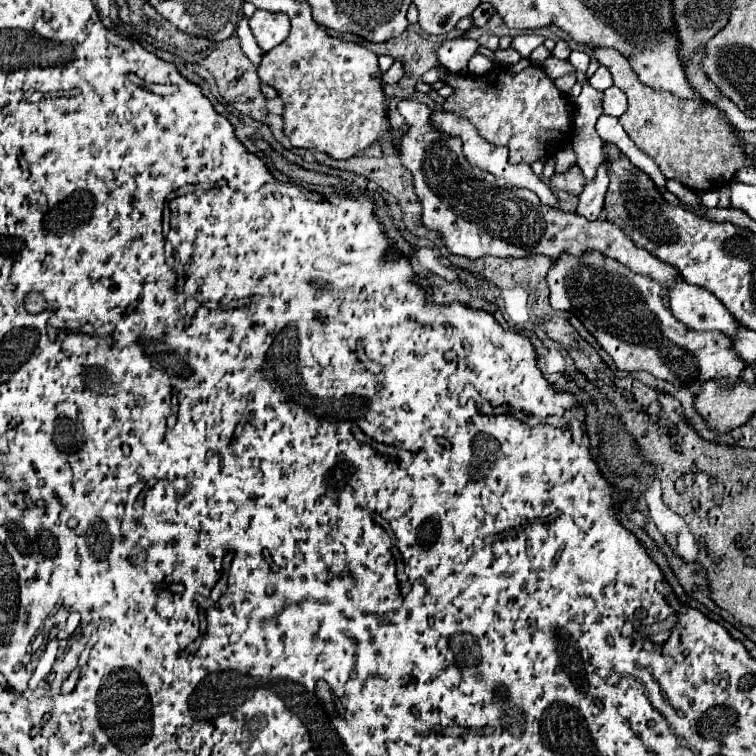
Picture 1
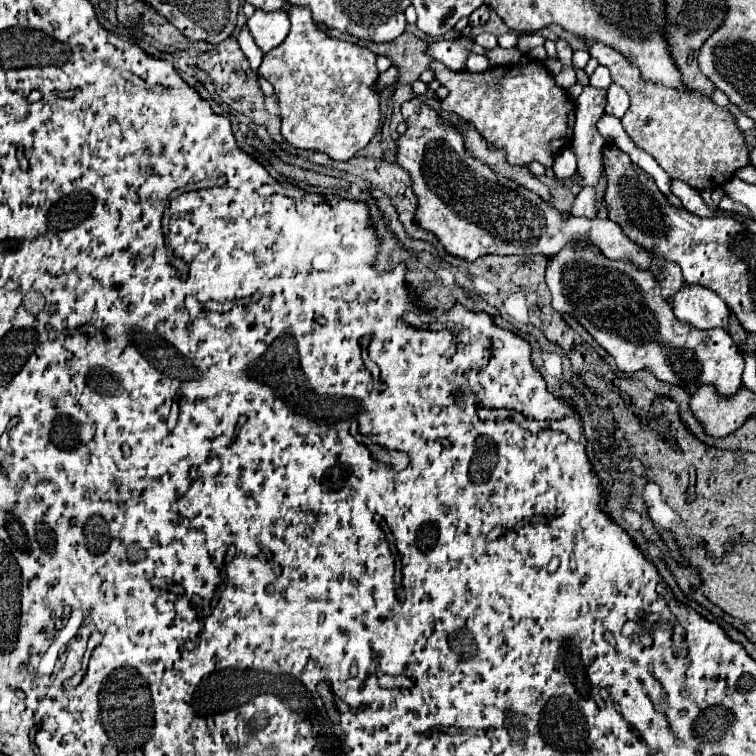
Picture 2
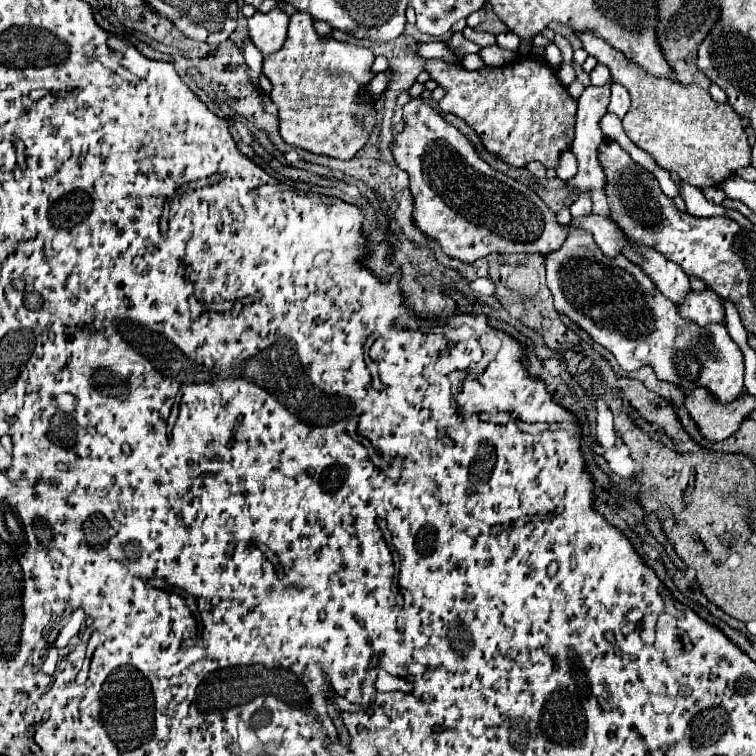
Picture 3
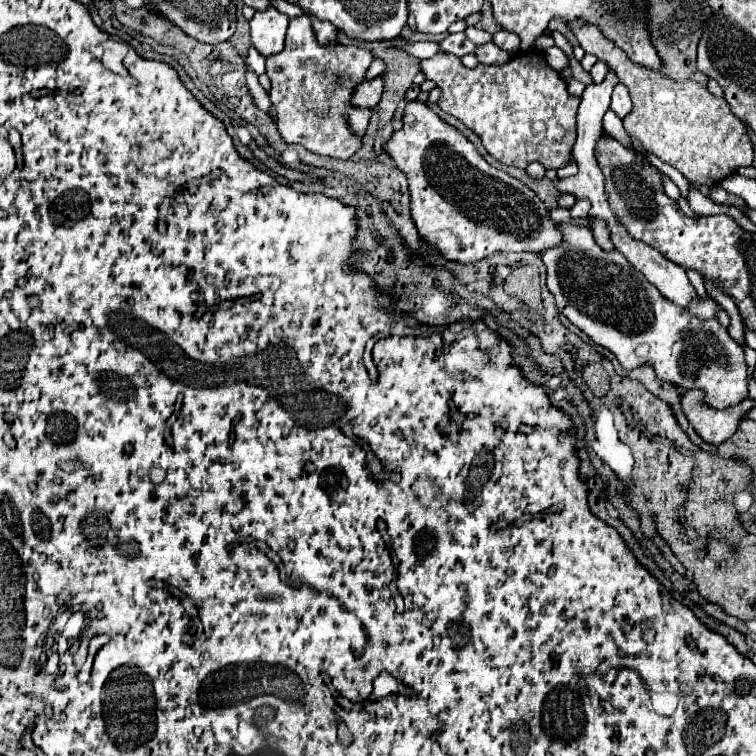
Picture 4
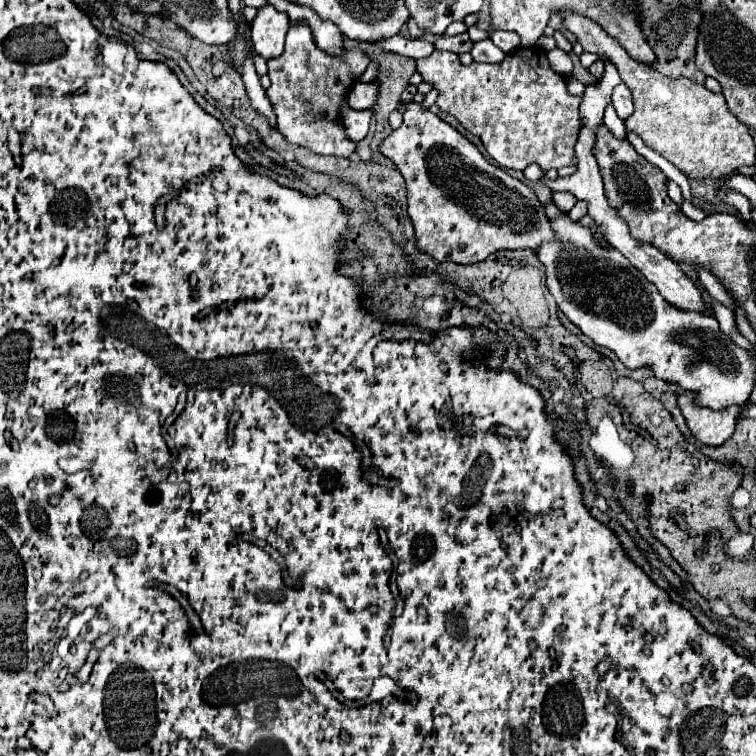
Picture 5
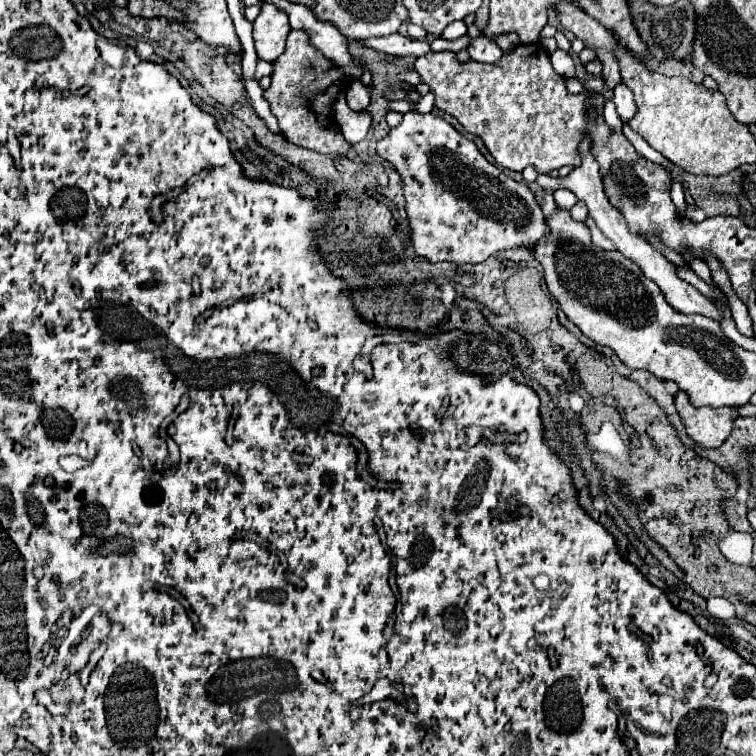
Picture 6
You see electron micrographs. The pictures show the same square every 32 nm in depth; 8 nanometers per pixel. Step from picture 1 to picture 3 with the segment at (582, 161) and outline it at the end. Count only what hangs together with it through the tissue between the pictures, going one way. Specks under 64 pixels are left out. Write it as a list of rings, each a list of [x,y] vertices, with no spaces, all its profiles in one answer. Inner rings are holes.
[[[612,78],[608,84],[604,86],[586,86],[586,90],[582,92],[580,100],[578,100],[578,114],[576,114],[576,138],[574,138],[574,144],[572,144],[572,152],[578,160],[578,174],[570,180],[564,182],[564,188],[568,192],[576,192],[576,194],[590,194],[592,198],[592,214],[598,214],[598,216],[604,216],[604,218],[610,218],[610,208],[608,208],[608,202],[606,202],[606,194],[604,194],[604,182],[606,182],[606,176],[600,168],[600,162],[598,162],[598,146],[600,142],[604,140],[602,136],[602,130],[600,130],[600,120],[602,116],[606,114],[606,108],[608,108],[608,102],[610,102],[610,86],[612,86]]]

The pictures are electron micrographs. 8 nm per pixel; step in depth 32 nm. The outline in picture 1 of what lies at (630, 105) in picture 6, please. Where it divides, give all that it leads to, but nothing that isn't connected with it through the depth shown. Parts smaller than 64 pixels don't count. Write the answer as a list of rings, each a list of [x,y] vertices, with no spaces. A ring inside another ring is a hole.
[[[610,86],[604,92],[604,114],[610,114],[610,116],[618,118],[618,116],[624,114],[626,108],[628,108],[626,94],[618,86]]]

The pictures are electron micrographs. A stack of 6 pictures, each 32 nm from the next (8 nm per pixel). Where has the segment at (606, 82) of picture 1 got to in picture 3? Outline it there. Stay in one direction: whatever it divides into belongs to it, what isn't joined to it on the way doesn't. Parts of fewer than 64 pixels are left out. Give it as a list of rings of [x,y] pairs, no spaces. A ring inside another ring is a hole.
[[[596,64],[594,70],[590,72],[590,80],[594,86],[600,86],[600,84],[606,84],[610,80],[610,70],[604,66],[604,64]]]

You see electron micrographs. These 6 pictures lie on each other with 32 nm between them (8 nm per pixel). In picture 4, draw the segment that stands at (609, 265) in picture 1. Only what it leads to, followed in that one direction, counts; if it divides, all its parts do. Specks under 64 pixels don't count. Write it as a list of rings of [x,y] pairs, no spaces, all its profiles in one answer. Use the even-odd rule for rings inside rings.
[[[558,222],[556,228],[562,232],[562,242],[540,252],[548,272],[548,290],[556,298],[558,310],[586,336],[590,336],[594,344],[614,352],[626,370],[648,364],[664,382],[676,384],[684,390],[702,390],[704,404],[712,408],[728,408],[748,398],[748,364],[744,358],[744,348],[736,344],[716,320],[700,320],[684,308],[664,300],[664,296],[660,296],[660,292],[644,276],[640,276],[640,272],[636,272],[636,268],[632,268],[632,264],[628,264],[618,250],[604,252],[594,242],[590,228],[568,222]]]

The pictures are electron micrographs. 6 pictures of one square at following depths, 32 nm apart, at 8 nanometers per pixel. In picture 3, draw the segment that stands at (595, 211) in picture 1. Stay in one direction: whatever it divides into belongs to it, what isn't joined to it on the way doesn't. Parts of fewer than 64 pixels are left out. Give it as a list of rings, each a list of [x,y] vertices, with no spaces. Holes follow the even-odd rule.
[[[578,196],[578,200],[570,206],[572,218],[580,218],[580,216],[588,216],[592,212],[592,200],[588,200],[588,196]]]

